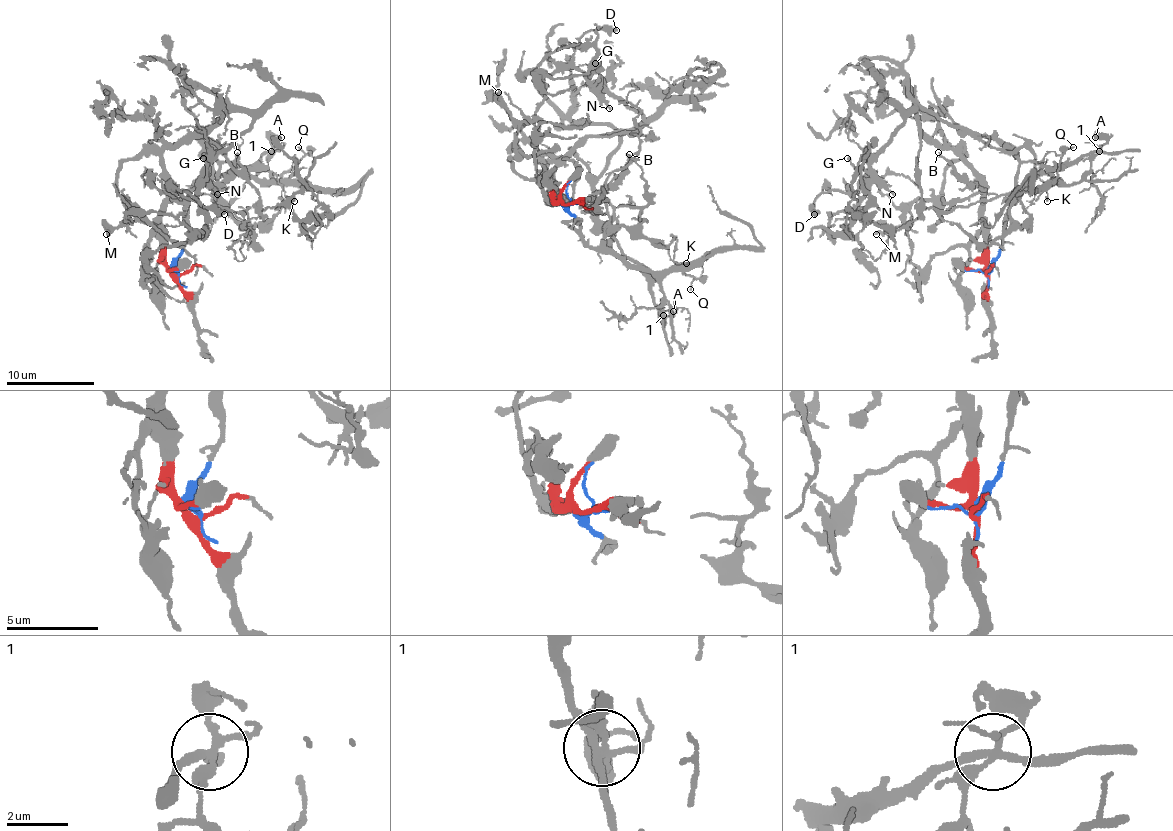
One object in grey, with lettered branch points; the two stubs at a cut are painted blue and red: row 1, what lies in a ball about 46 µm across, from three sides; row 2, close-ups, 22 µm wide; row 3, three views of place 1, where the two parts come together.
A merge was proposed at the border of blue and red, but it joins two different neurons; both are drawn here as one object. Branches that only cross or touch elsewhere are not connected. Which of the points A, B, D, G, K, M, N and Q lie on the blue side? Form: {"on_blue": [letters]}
{"on_blue": ["A", "K", "Q"]}

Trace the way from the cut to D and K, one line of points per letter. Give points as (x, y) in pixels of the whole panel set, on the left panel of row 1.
D: (176, 274), (161, 223), (163, 151), (244, 111), (251, 124), (192, 199), (183, 190), (224, 214)
K: (176, 274), (176, 258), (187, 239), (187, 195), (203, 177), (244, 175), (277, 181), (295, 201)

